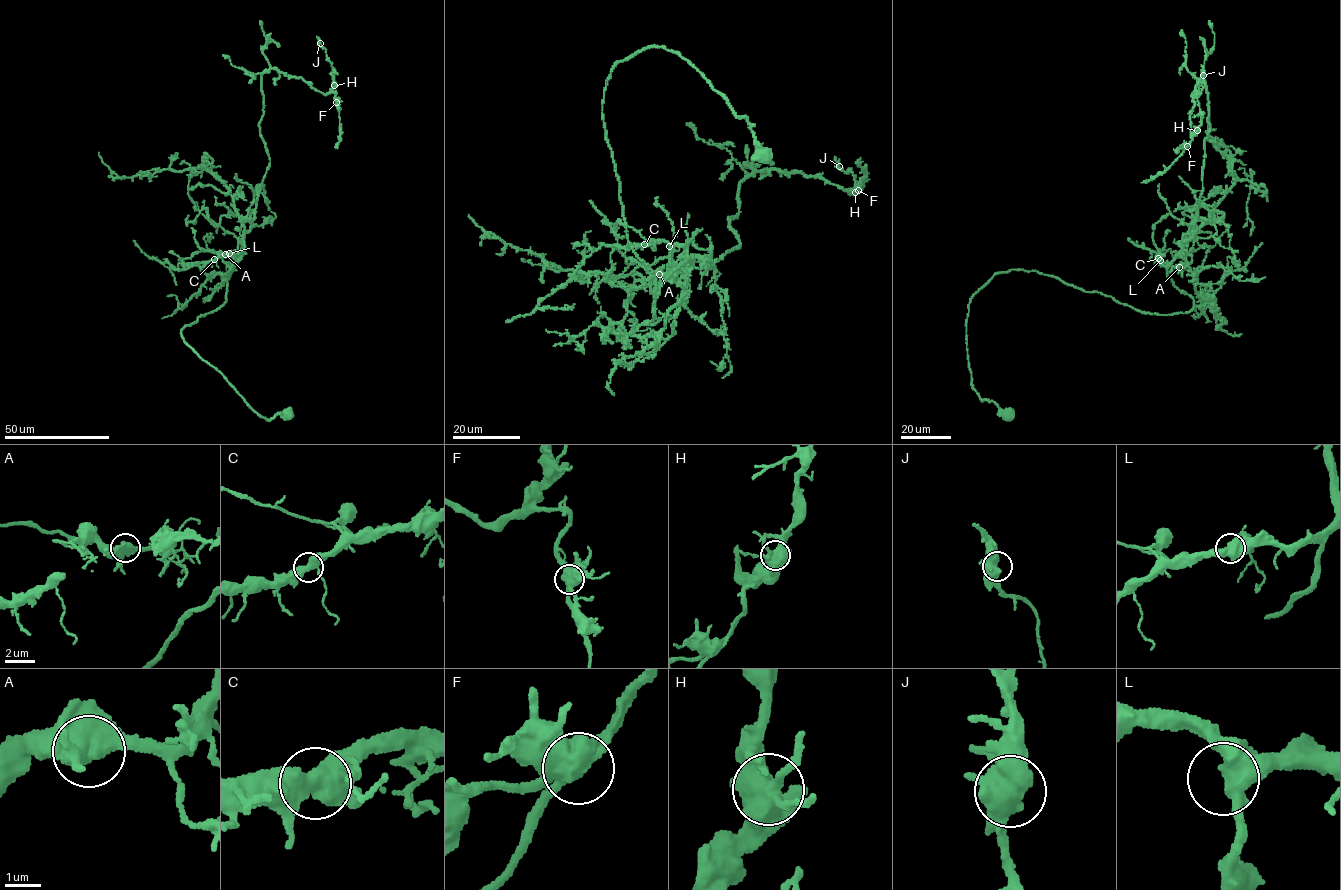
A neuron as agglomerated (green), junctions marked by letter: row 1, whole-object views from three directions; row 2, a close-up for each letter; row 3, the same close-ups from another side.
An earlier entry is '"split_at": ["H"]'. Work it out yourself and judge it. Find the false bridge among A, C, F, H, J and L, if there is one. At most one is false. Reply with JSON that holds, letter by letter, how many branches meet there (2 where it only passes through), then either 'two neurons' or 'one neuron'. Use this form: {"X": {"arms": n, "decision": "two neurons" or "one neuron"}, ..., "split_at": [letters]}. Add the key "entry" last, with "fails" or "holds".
{"A": {"arms": 4, "decision": "one neuron"}, "C": {"arms": 4, "decision": "one neuron"}, "F": {"arms": 4, "decision": "one neuron"}, "H": {"arms": 4, "decision": "one neuron"}, "J": {"arms": 4, "decision": "one neuron"}, "L": {"arms": 4, "decision": "one neuron"}, "split_at": [], "entry": "fails"}

